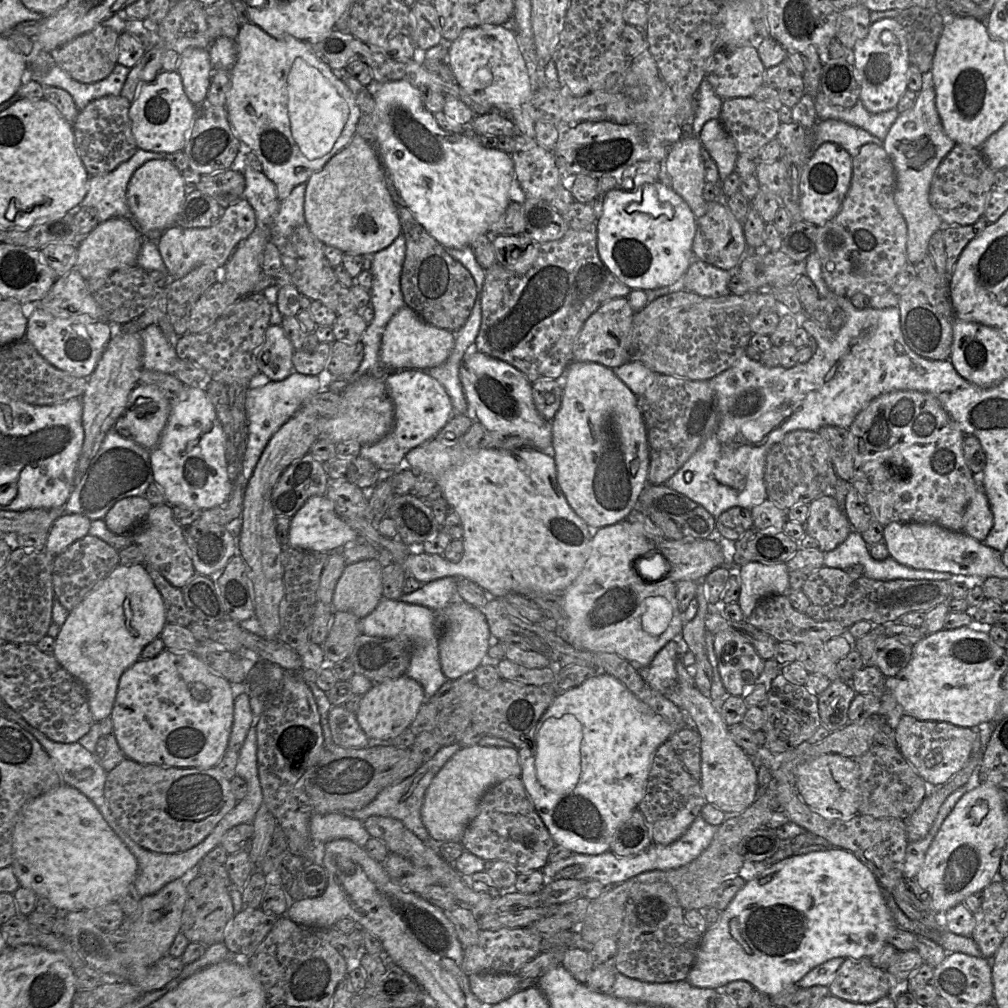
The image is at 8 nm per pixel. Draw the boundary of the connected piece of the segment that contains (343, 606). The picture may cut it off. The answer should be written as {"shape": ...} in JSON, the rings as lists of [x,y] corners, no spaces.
{"shape":[[[376,558],[347,565],[334,590],[332,599],[333,609],[335,611],[352,613],[360,619],[371,613],[383,598],[382,568],[382,563]]]}

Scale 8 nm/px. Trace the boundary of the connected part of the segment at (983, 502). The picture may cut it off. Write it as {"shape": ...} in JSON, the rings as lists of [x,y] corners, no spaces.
{"shape":[[[980,484],[965,508],[963,532],[979,542],[984,542],[992,526],[993,513]]]}

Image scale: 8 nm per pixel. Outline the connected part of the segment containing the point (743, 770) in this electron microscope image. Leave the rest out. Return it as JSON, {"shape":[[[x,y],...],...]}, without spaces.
{"shape":[[[680,685],[662,693],[676,704],[689,718],[700,734],[701,789],[707,803],[723,811],[727,817],[734,817],[746,810],[757,794],[757,761],[748,755],[732,738],[718,709],[708,696],[696,686]]]}

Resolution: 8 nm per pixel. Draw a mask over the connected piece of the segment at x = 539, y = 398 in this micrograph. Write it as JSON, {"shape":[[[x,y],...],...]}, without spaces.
{"shape":[[[538,379],[532,382],[531,391],[536,410],[545,420],[551,421],[561,406],[562,381]]]}

